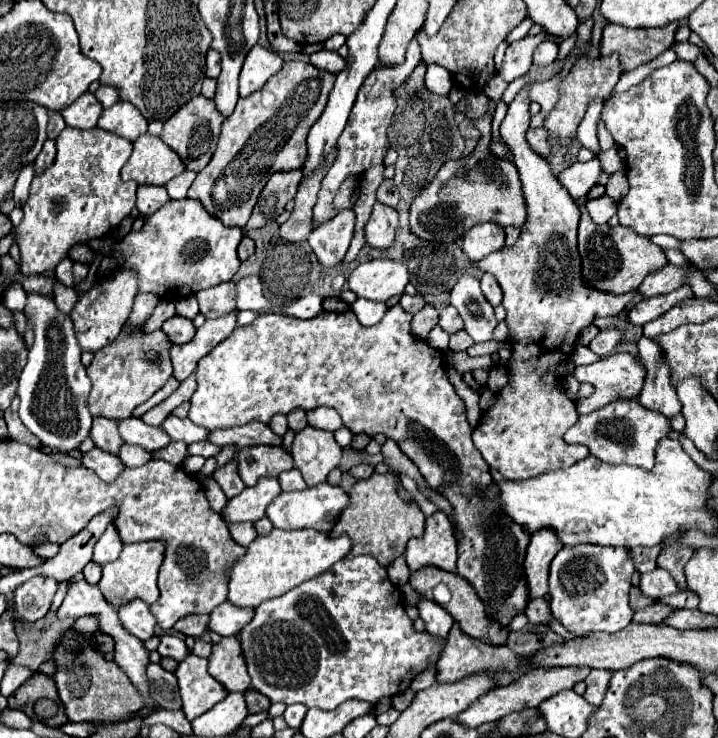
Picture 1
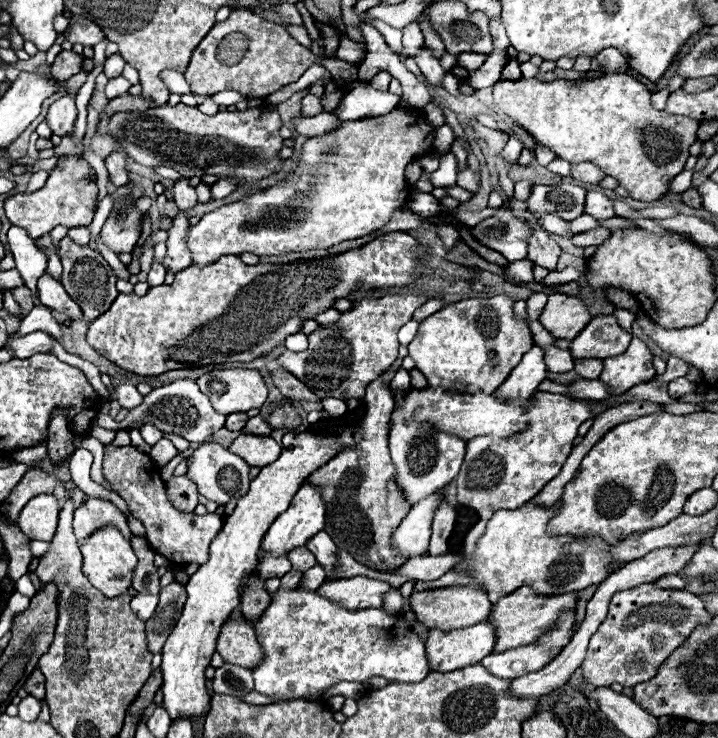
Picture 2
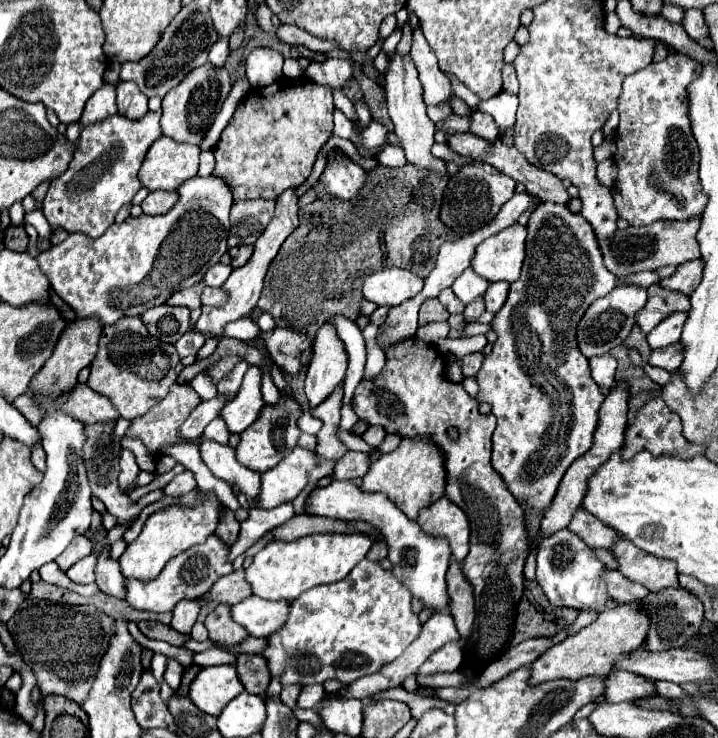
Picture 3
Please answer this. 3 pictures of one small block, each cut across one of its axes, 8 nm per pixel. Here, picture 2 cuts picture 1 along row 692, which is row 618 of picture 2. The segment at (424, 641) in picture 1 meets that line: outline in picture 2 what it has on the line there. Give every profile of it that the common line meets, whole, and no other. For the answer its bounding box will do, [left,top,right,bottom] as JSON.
[254,590,428,698]

